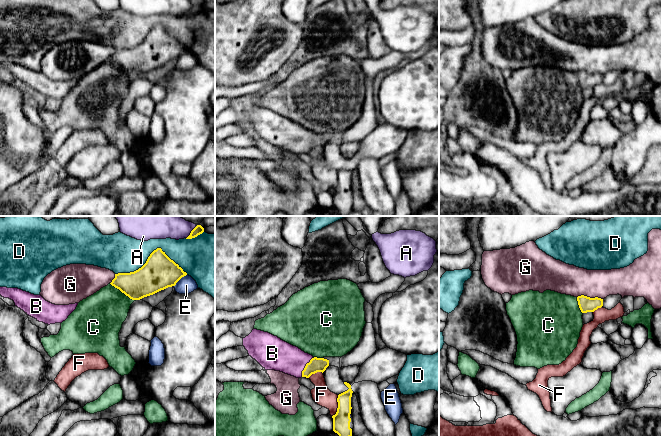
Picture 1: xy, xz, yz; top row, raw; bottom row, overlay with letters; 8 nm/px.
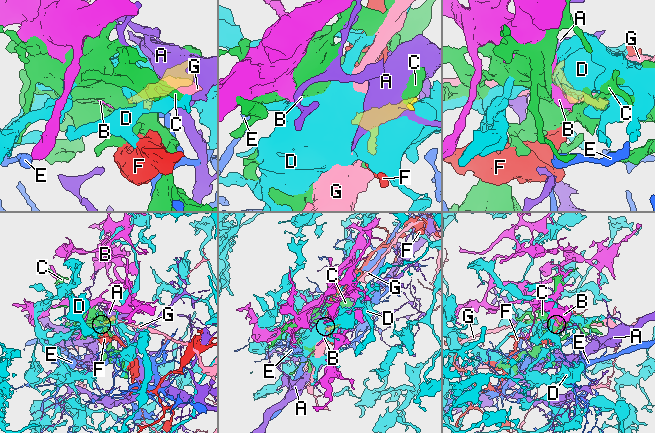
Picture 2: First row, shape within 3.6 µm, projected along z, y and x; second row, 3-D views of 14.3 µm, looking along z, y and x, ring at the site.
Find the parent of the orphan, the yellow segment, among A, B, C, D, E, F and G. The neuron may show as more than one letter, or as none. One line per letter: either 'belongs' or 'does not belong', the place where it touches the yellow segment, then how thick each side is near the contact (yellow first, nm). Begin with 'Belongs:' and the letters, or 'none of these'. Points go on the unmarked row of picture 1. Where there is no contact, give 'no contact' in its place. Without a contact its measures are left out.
Belongs: B
A: does not belong | xy (191, 8) | 70/130 nm
B: belongs | xz (305, 142) | 120/240 nm
C: does not belong | xy (122, 68) | 240/360 nm
D: does not belong | xy (150, 31) | 280/300 nm
E: does not belong | xy (179, 55) | 280/140 nm
F: does not belong | xz (338, 182) | 140/150 nm
G: does not belong | yz (589, 73) | 130/240 nm

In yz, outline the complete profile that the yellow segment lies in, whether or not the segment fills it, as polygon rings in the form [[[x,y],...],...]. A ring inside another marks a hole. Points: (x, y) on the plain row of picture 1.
[[[584,71],[577,73],[578,81],[582,89],[594,88],[603,82],[603,75],[595,73],[590,74]]]

